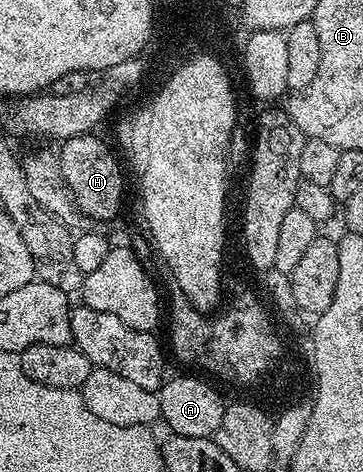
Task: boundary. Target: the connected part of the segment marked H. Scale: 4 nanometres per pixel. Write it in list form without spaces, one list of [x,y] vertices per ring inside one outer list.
[[[93,132],[79,133],[61,142],[57,150],[58,162],[82,216],[91,222],[110,221],[122,209],[122,169],[118,166],[119,158],[115,150],[110,150],[100,138],[94,136]]]

